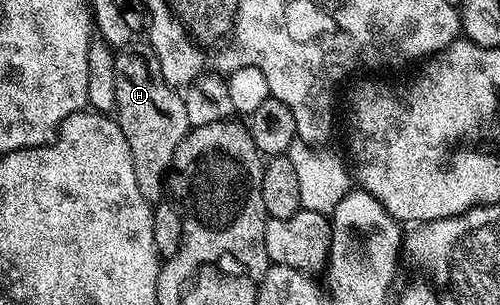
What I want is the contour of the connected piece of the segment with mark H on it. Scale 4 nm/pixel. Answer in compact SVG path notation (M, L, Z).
M123 49L115 56L117 69L117 99L114 118L119 120L121 133L129 141L133 157L133 173L137 173L137 189L152 205L165 195L165 180L171 170L173 153L187 136L189 124L185 117L183 95L170 87L159 74L150 54Z

